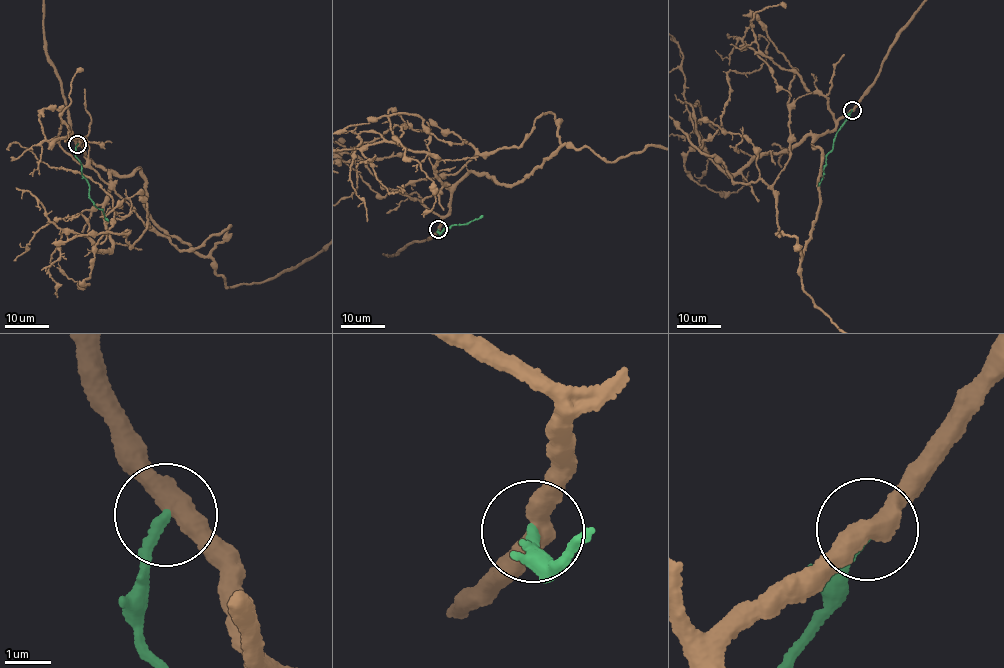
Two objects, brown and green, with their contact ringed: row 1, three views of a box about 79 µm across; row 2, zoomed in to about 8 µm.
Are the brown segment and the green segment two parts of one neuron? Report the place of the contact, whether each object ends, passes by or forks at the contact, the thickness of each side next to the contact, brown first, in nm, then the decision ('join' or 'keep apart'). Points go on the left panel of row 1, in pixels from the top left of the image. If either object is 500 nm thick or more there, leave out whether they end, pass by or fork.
at (77, 144); brown passes by; green ends there; 440 nm thick on the brown side, 240 nm on the other; keep apart

